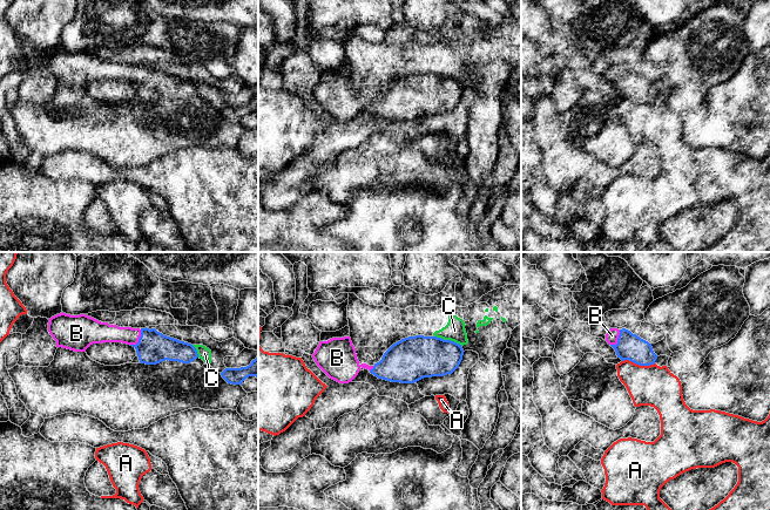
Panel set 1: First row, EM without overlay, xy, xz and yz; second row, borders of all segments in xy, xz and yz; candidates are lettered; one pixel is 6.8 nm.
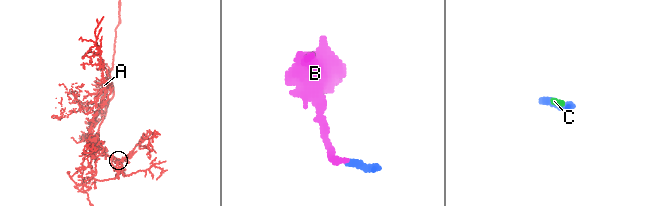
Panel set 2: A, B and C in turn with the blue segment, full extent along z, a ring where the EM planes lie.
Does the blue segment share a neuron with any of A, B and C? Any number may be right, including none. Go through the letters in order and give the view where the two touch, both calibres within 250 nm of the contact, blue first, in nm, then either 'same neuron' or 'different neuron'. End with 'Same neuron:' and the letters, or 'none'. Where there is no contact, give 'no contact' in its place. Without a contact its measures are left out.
A: meets blue in yz; 180 nm thick on the blue side, 280 nm on the other; different neuron
B: meets blue in yz; 180 nm thick on the blue side, 90 nm on the other; same neuron
C: meets blue in xz; 300 nm thick on the blue side, 140 nm on the other; different neuron
Same neuron: B

